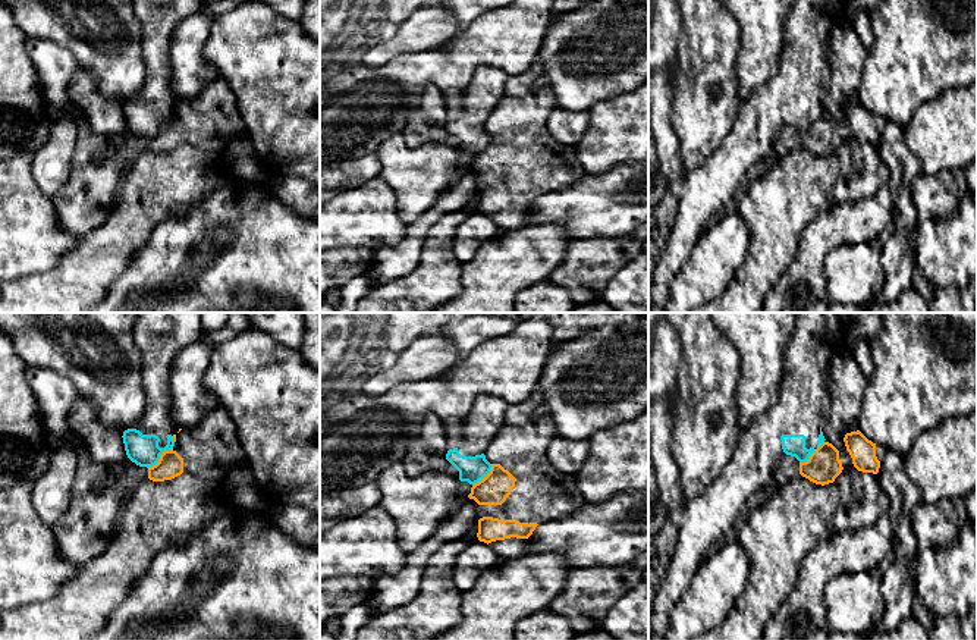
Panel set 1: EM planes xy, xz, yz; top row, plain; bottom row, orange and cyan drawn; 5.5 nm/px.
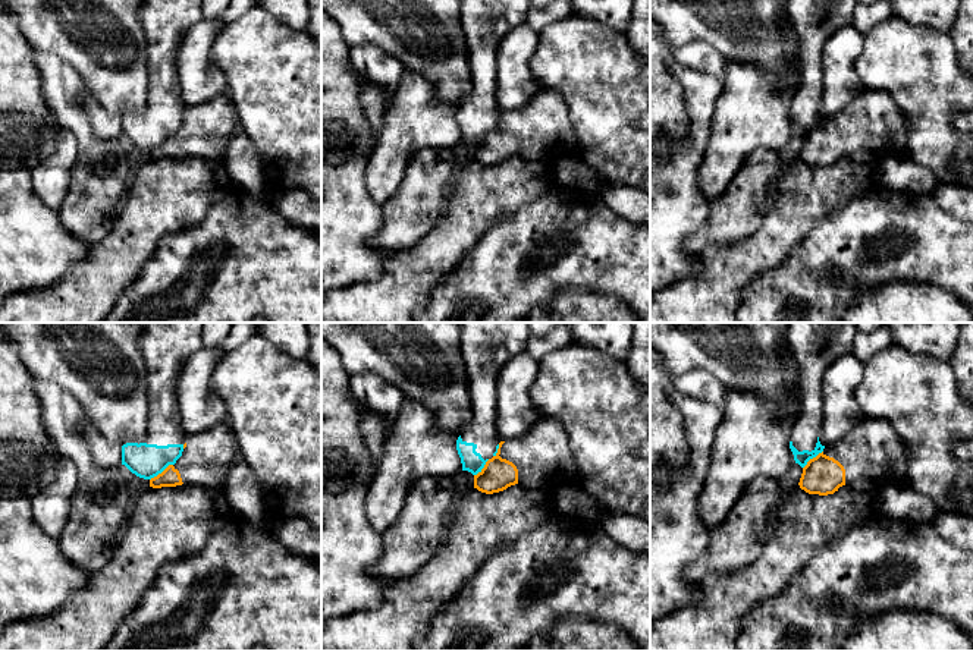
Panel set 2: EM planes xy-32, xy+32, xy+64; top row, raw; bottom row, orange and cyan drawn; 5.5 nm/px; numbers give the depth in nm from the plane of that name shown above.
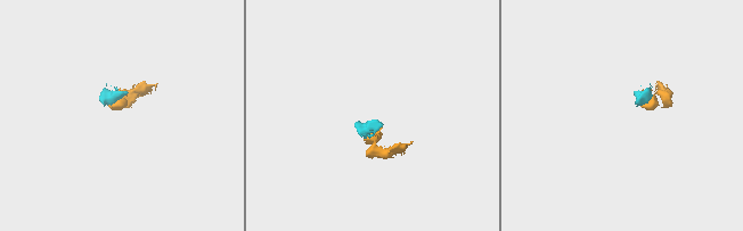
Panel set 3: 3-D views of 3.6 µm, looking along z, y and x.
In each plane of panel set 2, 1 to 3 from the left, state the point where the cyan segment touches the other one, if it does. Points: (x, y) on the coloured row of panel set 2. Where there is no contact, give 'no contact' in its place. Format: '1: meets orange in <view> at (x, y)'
1: meets orange in xy-32 at (162, 472)
2: meets orange in xy+32 at (483, 468)
3: meets orange in xy+64 at (813, 458)

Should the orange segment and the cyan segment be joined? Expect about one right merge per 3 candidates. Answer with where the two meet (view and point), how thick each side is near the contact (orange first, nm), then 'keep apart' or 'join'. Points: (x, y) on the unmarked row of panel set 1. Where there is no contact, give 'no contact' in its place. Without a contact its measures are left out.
xy (160, 128) | 140/170 nm | keep apart

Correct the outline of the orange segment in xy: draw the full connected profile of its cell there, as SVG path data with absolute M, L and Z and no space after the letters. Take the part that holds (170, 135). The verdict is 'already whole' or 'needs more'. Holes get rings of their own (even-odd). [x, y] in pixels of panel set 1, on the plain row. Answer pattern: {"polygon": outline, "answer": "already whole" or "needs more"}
{"polygon": "M220 78L208 84L197 97L179 100L173 106L175 117L164 122L155 137L148 139L148 150L153 153L172 151L182 144L200 147L210 156L223 156L226 144L245 131L245 123L236 106L236 97L229 84Z", "answer": "needs more"}

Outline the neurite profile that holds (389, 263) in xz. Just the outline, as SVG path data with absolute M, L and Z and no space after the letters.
M468 170L439 197L430 210L408 225L403 238L396 245L383 245L374 250L371 266L365 273L370 288L392 283L409 274L420 263L422 250L430 239L430 229L443 216L464 210L478 191L478 175Z

